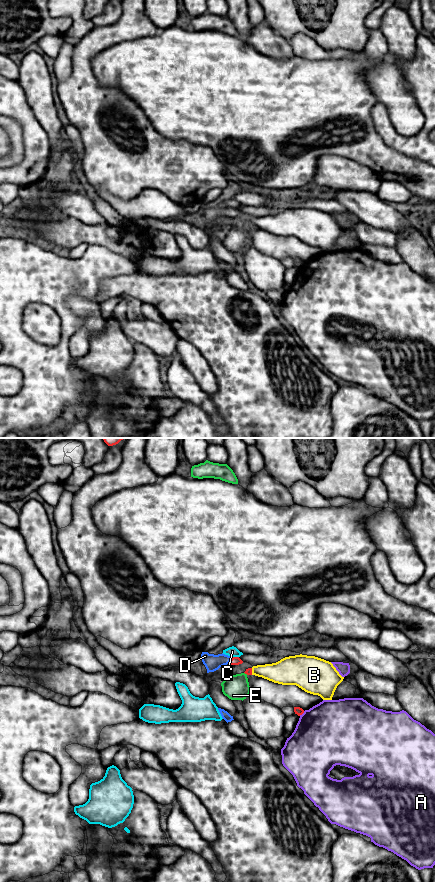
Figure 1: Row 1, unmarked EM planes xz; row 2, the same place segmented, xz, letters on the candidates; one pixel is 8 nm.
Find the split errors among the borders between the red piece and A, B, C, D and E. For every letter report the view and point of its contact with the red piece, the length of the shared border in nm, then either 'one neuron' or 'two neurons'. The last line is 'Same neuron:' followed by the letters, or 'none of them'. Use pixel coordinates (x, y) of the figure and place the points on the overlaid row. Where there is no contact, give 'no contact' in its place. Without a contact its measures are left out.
A: xz (301, 714) | 60 nm | two neurons
B: xz (251, 671) | 60 nm | two neurons
C: xz (236, 657) | 50 nm | two neurons
D: xz (230, 660) | 70 nm | one neuron
E: xz (246, 673) | 40 nm | two neurons
Same neuron: D

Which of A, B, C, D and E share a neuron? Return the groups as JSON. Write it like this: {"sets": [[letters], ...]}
{"sets": [["A"], ["B"], ["C"], ["D"], ["E"]]}

